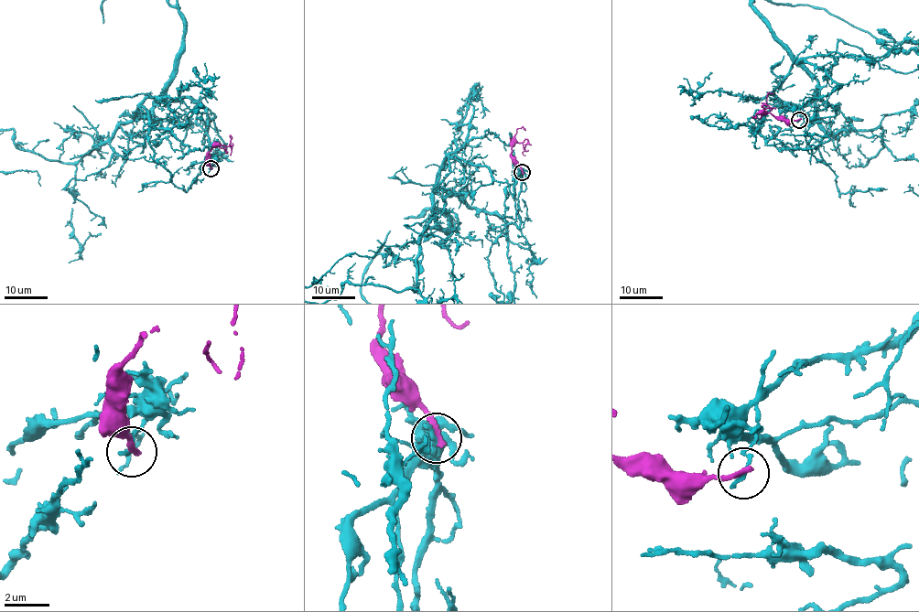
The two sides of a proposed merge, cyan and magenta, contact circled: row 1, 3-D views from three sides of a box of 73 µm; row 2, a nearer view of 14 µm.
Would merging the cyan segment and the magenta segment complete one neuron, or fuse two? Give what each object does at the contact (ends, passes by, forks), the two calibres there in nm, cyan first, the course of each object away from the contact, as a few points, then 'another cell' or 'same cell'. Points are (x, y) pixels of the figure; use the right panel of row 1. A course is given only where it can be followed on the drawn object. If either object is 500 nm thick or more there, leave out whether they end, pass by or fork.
cyan ends | magenta ends | 200/280 nm | cyan via (799, 119), (839, 86), (803, 60), (773, 91), (802, 106), (817, 82) | magenta via (799, 119), (790, 120), (767, 112), (762, 105), (766, 103), (767, 93), (773, 94) | another cell

